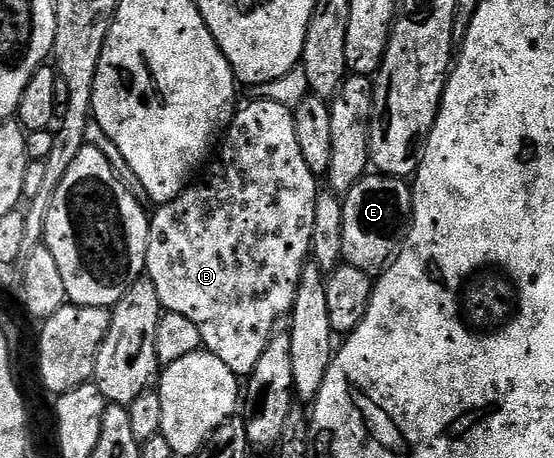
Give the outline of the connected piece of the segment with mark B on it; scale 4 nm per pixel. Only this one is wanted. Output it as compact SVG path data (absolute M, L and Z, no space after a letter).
M263 100L249 101L249 106L241 105L233 113L226 129L223 131L224 143L220 146L220 155L211 163L212 171L195 184L189 185L187 190L180 193L173 202L165 202L155 207L148 223L148 251L146 252L146 277L154 284L154 292L158 292L161 307L169 314L184 316L191 324L198 326L201 332L203 349L209 354L218 356L226 368L230 368L238 376L251 374L258 364L262 352L272 335L274 324L278 316L289 313L295 304L296 289L299 288L301 270L304 269L310 258L312 249L312 230L315 228L315 206L317 175L306 168L306 160L302 160L302 150L298 148L298 138L292 119L293 111L282 104L265 102Z

